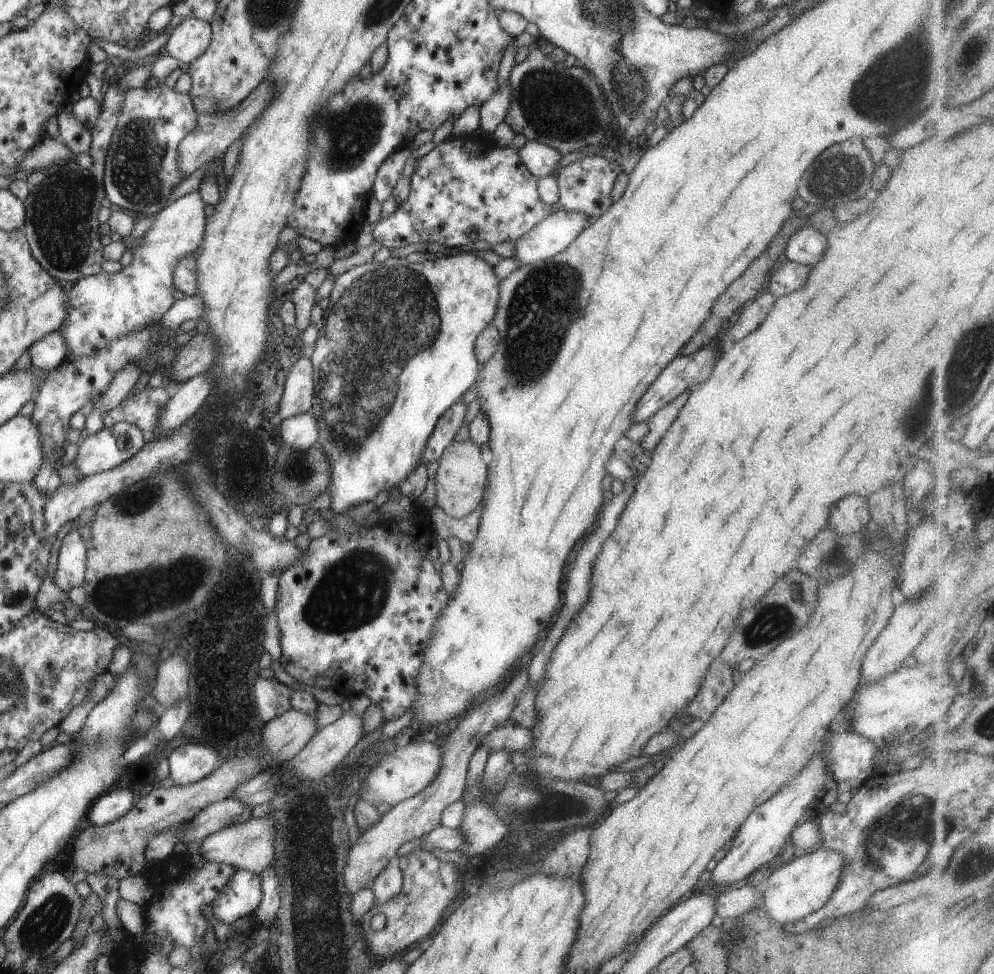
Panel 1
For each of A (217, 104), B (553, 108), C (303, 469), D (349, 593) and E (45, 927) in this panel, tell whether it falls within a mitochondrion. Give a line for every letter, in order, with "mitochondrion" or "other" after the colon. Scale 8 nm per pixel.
A: mitochondrion
B: mitochondrion
C: mitochondrion
D: mitochondrion
E: mitochondrion

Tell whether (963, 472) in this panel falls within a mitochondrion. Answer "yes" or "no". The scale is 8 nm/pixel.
no

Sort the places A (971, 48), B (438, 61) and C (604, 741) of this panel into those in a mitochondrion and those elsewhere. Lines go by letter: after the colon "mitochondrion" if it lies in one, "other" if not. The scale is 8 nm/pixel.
A: mitochondrion
B: other
C: other

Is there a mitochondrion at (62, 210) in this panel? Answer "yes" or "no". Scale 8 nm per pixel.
yes

